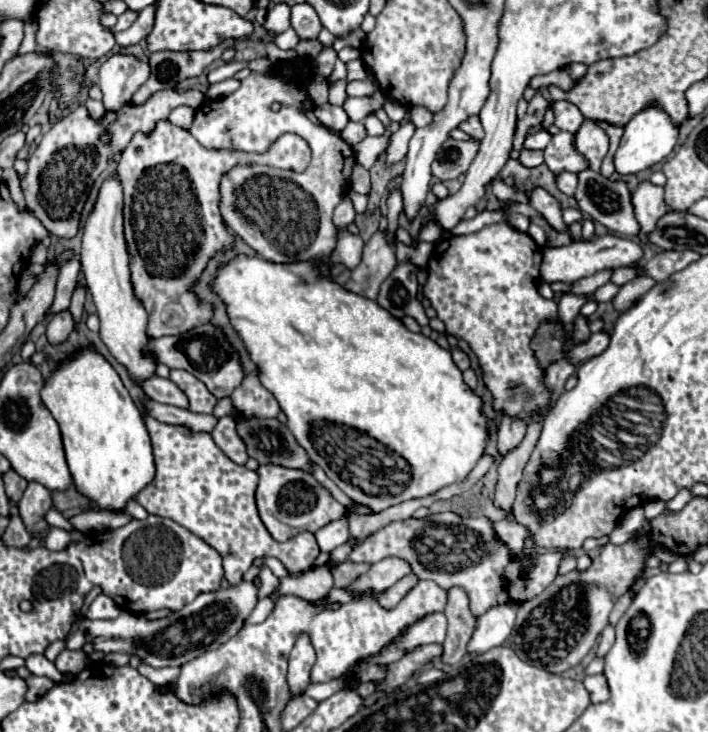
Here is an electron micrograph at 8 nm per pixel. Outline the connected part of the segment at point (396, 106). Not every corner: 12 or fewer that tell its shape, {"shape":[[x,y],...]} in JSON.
{"shape":[[395,100],[385,102],[385,112],[393,122],[401,122],[405,106]]}

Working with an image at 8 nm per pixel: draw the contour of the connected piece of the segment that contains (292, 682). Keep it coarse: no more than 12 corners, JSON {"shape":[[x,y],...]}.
{"shape":[[299,636],[289,656],[287,682],[297,696],[309,686],[315,650]]}

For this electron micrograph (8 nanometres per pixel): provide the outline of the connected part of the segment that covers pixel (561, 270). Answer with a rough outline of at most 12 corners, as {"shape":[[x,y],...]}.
{"shape":[[613,234],[543,250],[541,278],[573,284],[633,266],[643,250]]}

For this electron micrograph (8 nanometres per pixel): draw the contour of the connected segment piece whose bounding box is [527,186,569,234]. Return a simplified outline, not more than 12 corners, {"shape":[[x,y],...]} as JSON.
{"shape":[[545,188],[527,192],[529,206],[551,224],[553,230],[569,234],[561,204]]}

